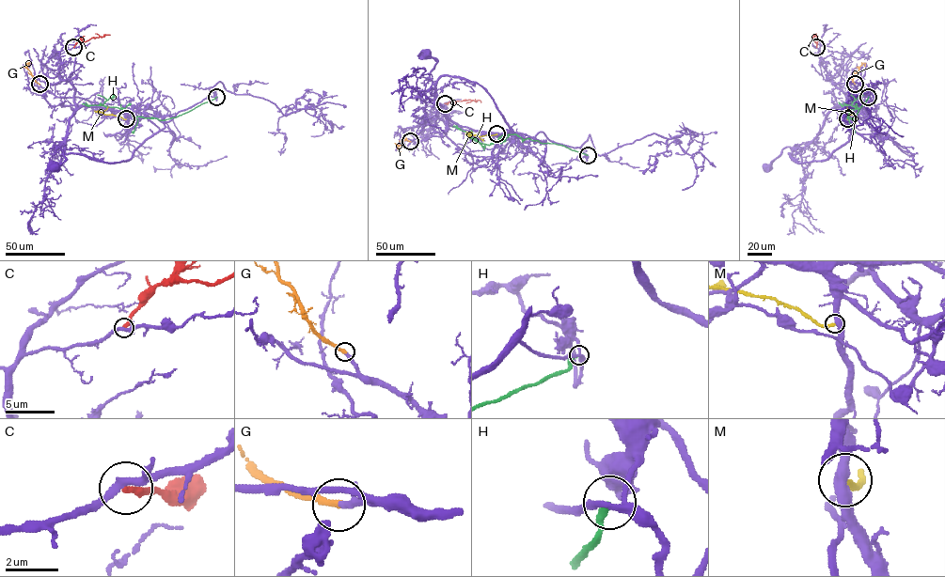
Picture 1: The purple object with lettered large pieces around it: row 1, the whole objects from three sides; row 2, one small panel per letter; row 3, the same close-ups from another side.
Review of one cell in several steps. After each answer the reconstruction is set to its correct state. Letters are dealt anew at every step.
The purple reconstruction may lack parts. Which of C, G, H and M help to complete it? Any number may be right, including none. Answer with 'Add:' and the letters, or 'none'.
Add: G

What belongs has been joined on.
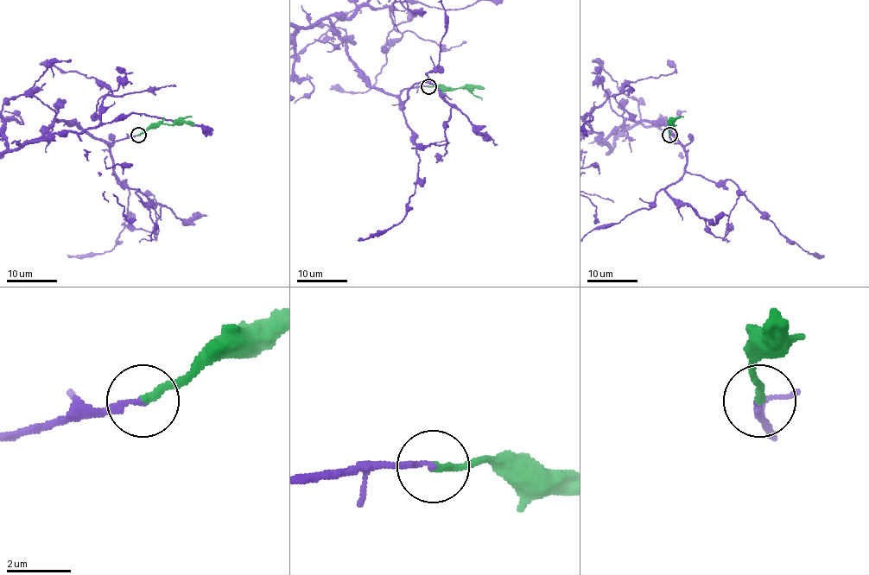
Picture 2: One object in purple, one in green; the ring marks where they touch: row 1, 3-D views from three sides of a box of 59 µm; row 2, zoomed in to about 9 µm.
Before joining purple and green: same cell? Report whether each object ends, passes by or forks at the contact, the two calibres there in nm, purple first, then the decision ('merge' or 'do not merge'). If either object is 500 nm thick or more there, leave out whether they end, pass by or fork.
purple ends there; green ends there; 160 nm thick on the purple side, 240 nm on the other; merge

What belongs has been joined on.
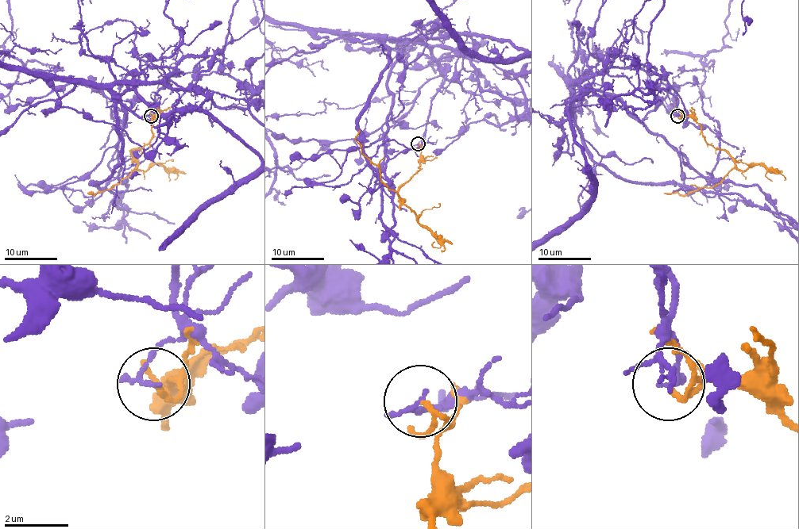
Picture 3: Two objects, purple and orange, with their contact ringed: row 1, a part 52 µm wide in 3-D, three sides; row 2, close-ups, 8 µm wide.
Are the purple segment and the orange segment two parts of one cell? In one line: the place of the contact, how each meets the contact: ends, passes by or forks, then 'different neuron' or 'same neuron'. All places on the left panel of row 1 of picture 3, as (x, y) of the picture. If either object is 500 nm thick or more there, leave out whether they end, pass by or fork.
(151, 116) | purple ends | orange passes by | different neuron

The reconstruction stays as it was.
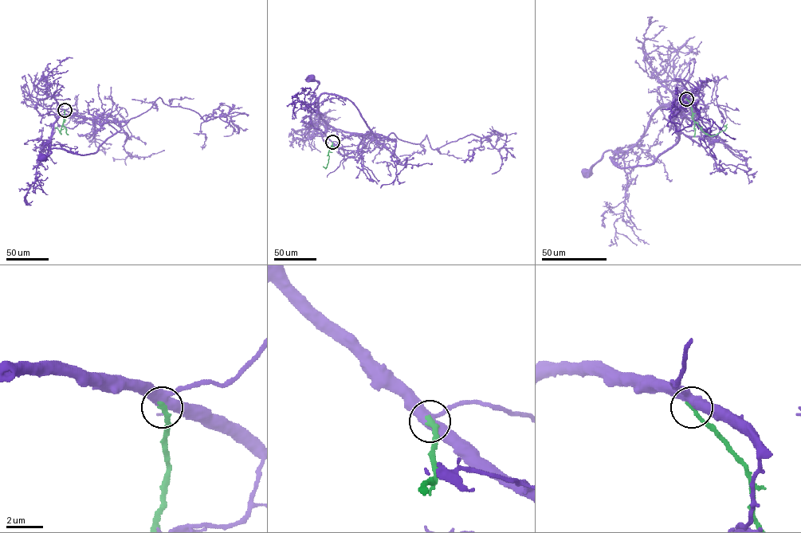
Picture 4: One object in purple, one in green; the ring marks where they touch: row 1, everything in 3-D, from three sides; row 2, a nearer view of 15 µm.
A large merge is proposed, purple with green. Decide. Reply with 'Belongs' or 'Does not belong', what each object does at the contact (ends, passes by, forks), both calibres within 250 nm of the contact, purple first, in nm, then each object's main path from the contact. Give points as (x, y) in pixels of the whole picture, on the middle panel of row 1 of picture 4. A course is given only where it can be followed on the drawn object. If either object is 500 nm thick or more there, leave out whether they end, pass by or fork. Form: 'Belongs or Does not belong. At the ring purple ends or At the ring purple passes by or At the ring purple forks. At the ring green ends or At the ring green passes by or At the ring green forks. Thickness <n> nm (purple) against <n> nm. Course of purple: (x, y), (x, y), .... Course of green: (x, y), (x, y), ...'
Does not belong. At the ring purple forks. At the ring green ends. Thickness 440 nm (purple) against 280 nm. Course of purple: (332, 142), (325, 135), (325, 123), (320, 117), (318, 102), (312, 95), (319, 84), (311, 77). Course of green: (332, 142), (327, 166), (323, 166)

